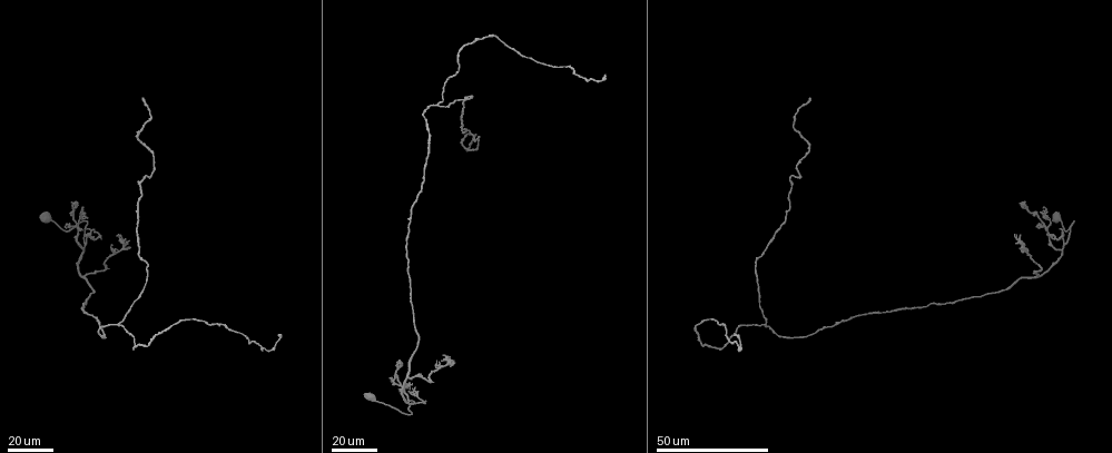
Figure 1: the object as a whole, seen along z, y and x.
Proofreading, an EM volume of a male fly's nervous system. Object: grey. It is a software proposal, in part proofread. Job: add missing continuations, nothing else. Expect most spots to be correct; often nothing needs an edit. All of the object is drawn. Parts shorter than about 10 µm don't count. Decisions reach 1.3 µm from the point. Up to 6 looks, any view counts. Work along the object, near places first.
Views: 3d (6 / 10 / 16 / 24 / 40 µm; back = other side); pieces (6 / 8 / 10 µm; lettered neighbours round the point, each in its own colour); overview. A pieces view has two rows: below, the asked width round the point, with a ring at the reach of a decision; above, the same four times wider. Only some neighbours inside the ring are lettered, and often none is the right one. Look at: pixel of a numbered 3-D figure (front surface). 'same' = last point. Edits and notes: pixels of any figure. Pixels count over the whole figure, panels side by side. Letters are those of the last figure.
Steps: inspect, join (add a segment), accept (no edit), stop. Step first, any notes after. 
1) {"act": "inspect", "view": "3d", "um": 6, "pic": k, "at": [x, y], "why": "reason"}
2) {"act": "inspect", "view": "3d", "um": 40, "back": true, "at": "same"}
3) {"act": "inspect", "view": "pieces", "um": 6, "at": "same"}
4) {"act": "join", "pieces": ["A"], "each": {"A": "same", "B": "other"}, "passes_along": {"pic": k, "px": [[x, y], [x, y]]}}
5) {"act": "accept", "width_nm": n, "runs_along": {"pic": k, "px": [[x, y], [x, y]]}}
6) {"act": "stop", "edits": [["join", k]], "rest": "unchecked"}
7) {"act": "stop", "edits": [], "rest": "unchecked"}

{"act": "inspect", "view": "3d", "um": 24, "pic": 1, "at": [90, 234], "why": "end of a long branch"}

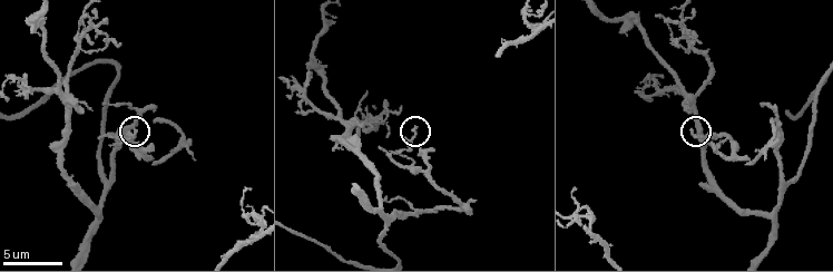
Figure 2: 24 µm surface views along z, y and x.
{"act": "inspect", "view": "pieces", "um": 10, "pic": 2, "at": [690, 131]}

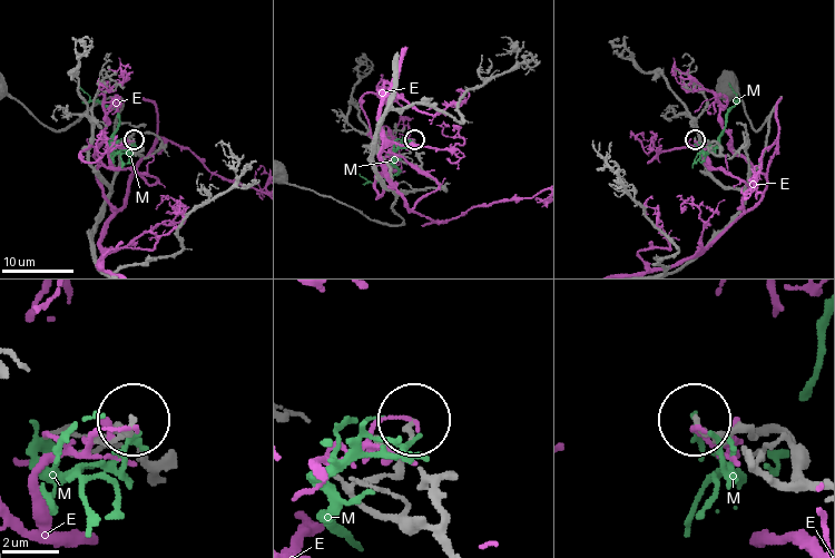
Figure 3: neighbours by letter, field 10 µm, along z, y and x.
{"act": "accept", "each": {"E": "other", "M": "other"}, "found": "no lettered segment goes on from it"}

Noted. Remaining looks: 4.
{"act": "inspect", "view": "pieces", "um": 8, "pic": 2, "at": [118, 42], "why": "an open end"}

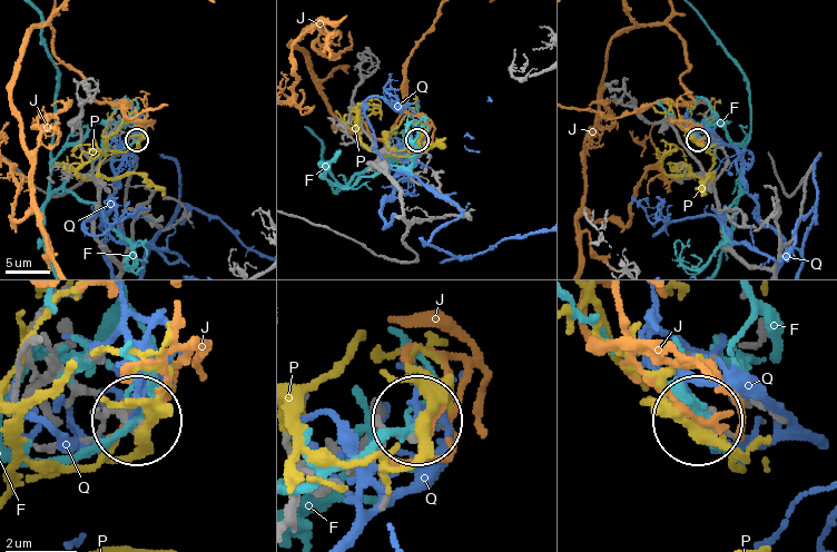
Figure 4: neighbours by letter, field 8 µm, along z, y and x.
{"act": "accept", "each": {"F": "other", "J": "other", "P": "other", "Q": "other"}, "found": "none of them fits"}

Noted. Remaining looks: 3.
{"act": "inspect", "view": "3d", "um": 24, "pic": 1, "at": [606, 76], "why": "long arm stops here"}

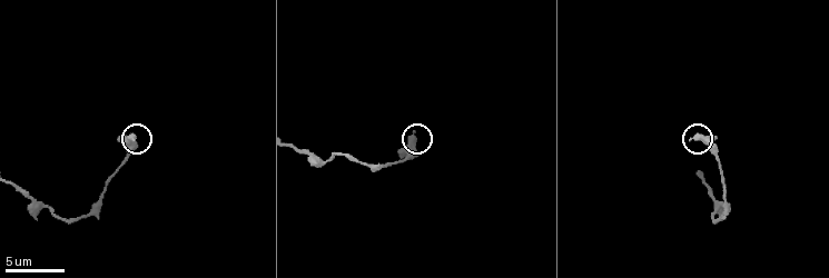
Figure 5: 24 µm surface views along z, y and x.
{"act": "inspect", "view": "pieces", "um": 8, "pic": 5, "at": [691, 137]}

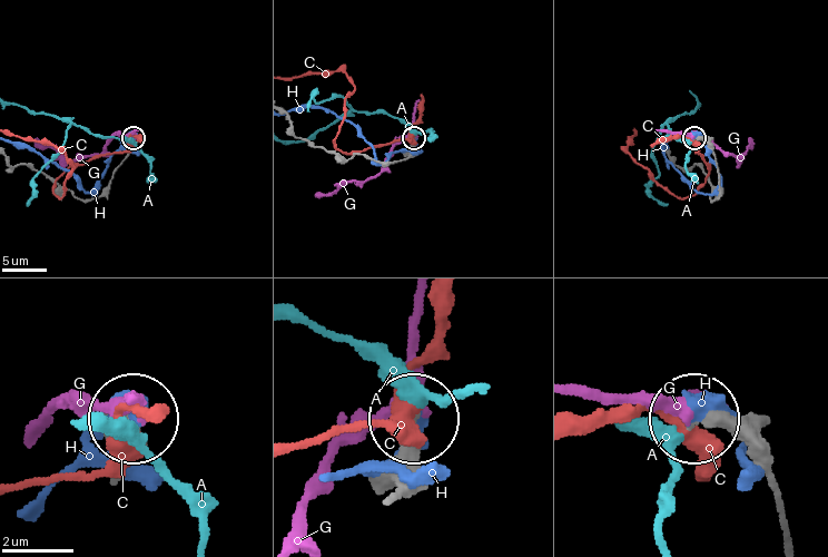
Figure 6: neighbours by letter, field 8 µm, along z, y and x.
{"act": "accept", "each": {"A": "other", "C": "other", "G": "other", "H": "other"}, "runs_along": {"pic": 6, "px": [[788, 527], [752, 455], [692, 419]]}, "found": "no lettered segment goes on from it"}

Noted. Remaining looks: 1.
{"act": "stop", "edits": [], "rest": "unchecked"}

